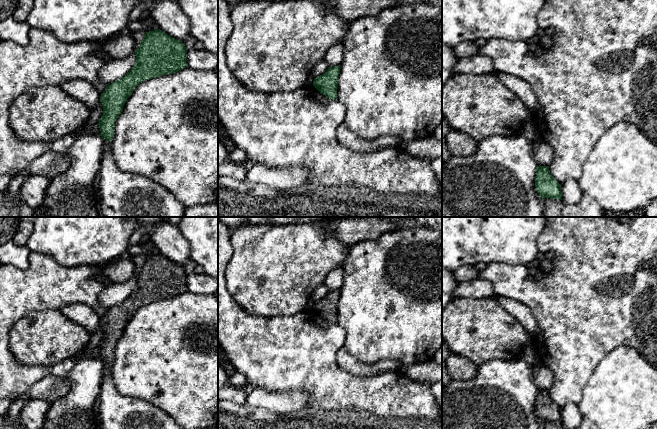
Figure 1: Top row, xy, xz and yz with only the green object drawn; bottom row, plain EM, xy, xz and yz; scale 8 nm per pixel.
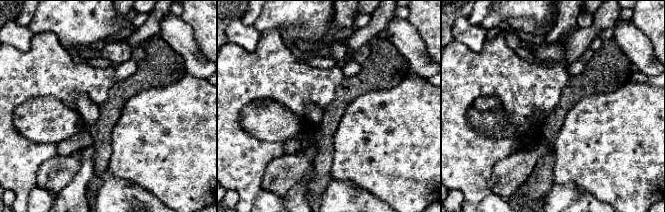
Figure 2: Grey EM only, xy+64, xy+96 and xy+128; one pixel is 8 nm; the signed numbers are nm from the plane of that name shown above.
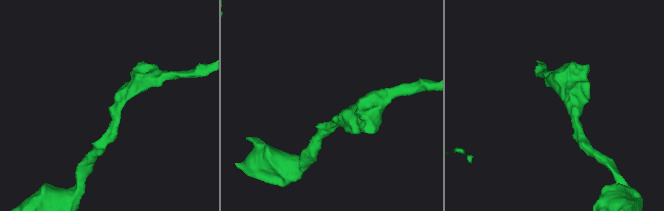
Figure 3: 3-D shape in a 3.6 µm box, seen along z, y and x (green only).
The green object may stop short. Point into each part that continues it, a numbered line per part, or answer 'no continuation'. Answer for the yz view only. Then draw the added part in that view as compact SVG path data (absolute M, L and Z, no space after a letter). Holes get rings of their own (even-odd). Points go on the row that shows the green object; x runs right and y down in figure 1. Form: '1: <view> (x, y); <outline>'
no continuation

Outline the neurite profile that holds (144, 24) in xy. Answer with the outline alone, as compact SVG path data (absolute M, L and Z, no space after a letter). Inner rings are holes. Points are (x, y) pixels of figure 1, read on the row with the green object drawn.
M146 17L136 21L130 21L127 25L127 32L132 35L139 31L149 32L157 29L159 29L159 26L155 22L149 21Z

